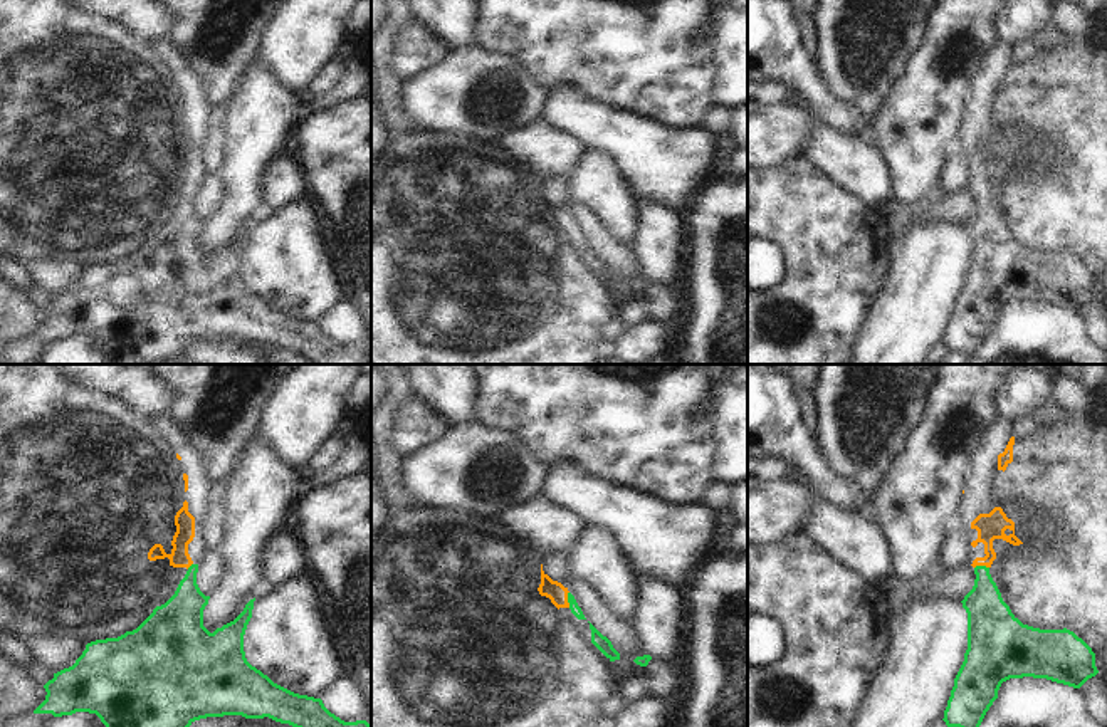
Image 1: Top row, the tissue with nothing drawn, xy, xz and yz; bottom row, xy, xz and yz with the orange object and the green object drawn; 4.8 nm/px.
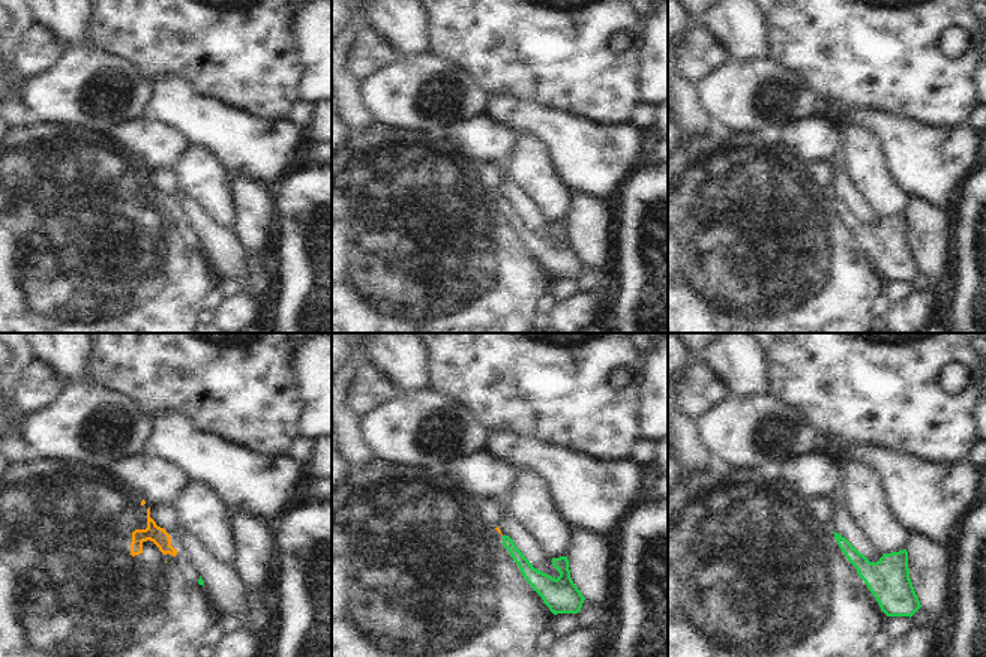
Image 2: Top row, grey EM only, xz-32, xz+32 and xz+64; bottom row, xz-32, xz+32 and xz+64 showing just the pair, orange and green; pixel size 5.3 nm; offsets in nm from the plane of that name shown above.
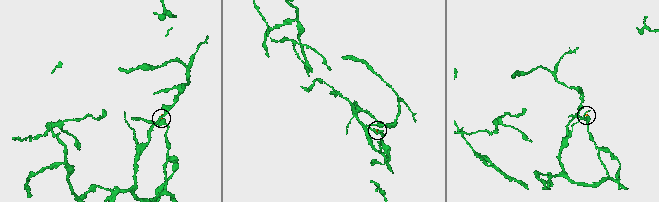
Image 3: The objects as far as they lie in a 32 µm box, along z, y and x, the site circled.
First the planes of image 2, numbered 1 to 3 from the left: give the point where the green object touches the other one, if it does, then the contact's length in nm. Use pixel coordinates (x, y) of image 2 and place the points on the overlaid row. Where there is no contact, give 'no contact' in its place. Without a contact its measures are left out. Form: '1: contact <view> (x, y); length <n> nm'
1: no contact
2: no contact
3: no contact

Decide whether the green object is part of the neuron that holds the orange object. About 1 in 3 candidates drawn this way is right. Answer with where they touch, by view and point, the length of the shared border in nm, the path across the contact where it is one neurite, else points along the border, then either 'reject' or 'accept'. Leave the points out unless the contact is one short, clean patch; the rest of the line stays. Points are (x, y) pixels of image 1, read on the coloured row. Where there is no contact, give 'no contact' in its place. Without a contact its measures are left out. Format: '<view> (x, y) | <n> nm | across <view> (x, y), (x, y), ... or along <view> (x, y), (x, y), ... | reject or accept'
xz (566, 600) | 80 nm | along xz (568, 591), (570, 606) | reject

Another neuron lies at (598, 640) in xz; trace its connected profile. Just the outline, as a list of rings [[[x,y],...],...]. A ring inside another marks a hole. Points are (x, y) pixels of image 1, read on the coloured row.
[[[590,623],[590,630],[591,630],[591,643],[610,660],[620,660],[620,653],[613,648],[611,641],[603,636],[591,623]]]

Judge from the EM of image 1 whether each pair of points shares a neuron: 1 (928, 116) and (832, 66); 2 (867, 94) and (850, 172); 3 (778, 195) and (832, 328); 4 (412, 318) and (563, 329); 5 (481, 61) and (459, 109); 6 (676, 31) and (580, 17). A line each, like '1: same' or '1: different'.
1: different
2: different
3: same
4: same
5: same
6: same

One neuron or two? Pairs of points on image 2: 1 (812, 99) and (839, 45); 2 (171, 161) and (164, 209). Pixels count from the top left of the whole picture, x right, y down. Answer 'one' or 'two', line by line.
1: two
2: two

